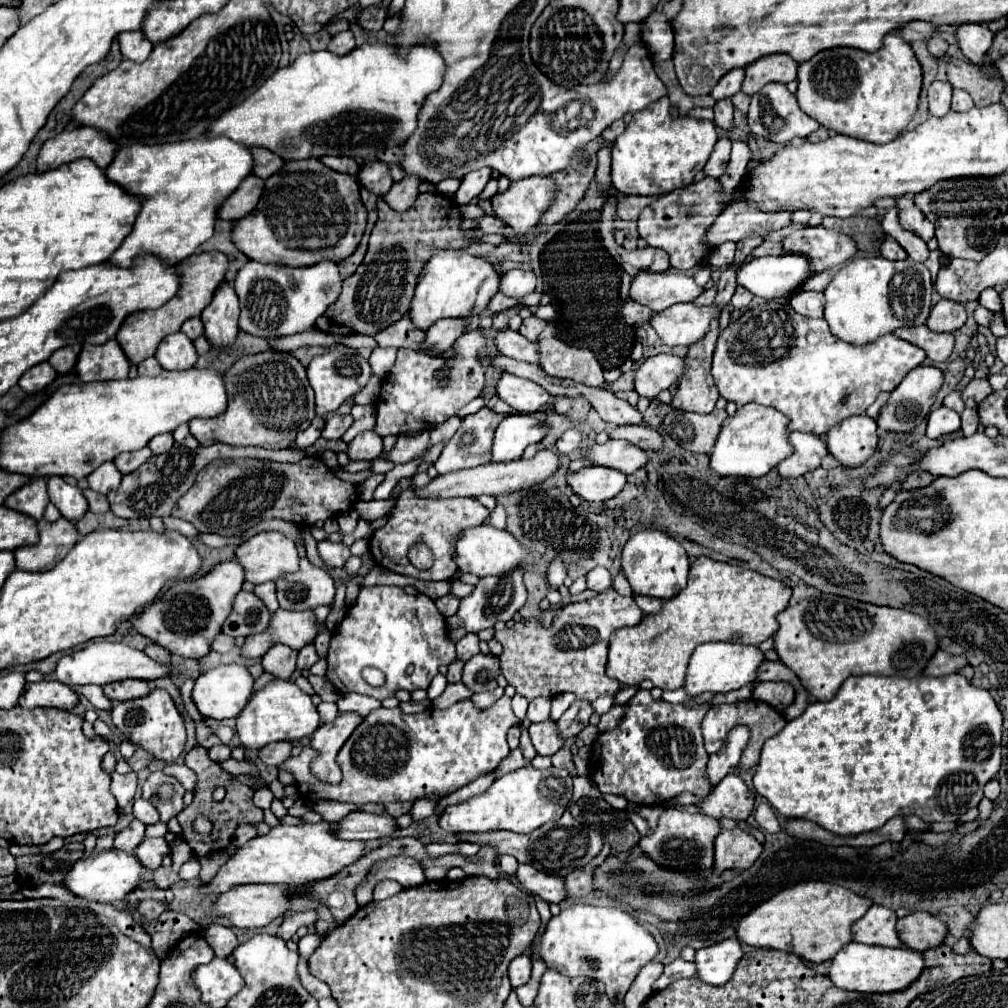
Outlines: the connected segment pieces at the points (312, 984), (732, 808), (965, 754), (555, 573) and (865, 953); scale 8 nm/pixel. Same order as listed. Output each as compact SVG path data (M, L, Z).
M300 958L300 962L298 962L298 978L300 978L300 982L304 984L304 988L306 988L316 1000L330 996L330 988L328 988L324 982L320 982L318 978L314 978L314 976L310 974L310 970L308 970L304 958Z
M728 774L722 782L712 788L706 798L694 798L692 794L680 794L676 802L688 806L696 804L702 812L710 818L734 818L734 820L748 820L754 810L754 792L748 790L744 780L738 774Z
M948 674L948 676L916 676L916 678L878 678L878 676L858 676L846 680L840 686L838 694L826 702L812 702L802 716L790 720L784 730L772 738L768 738L762 746L760 764L754 774L754 788L760 796L764 796L770 806L780 812L784 818L804 818L816 822L818 826L840 834L840 836L854 836L862 832L870 832L882 828L894 816L920 816L924 822L956 822L964 812L978 806L982 800L984 786L998 774L1002 764L1002 714L994 702L994 698L970 684L962 674Z
M558 556L558 558L550 564L550 568L548 568L548 580L550 580L552 586L562 586L564 578L566 578L566 566L564 566L562 558Z
M850 942L834 956L828 976L842 990L888 994L888 992L906 990L910 984L918 980L924 968L926 964L920 952L912 952L908 948L876 948L876 946Z

